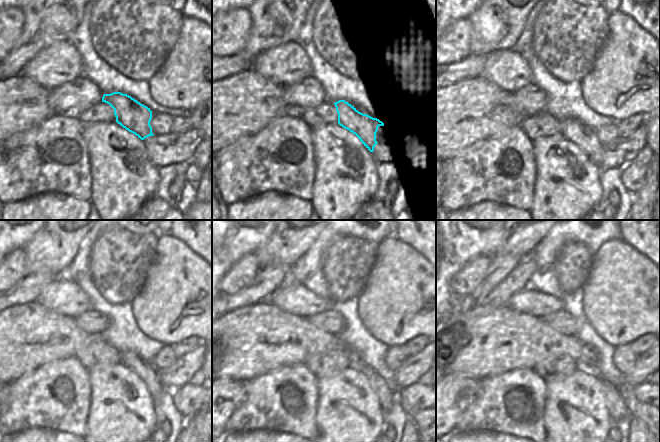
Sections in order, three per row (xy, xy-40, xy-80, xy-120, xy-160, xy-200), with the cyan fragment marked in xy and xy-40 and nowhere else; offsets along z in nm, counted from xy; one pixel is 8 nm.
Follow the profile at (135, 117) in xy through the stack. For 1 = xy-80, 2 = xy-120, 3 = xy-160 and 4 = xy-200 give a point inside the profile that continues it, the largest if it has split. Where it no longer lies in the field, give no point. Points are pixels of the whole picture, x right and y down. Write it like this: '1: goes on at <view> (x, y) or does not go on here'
1: goes on at xy-80 (586, 139)
2: goes on at xy-120 (147, 373)
3: goes on at xy-160 (386, 394)
4: goes on at xy-200 (617, 409)

